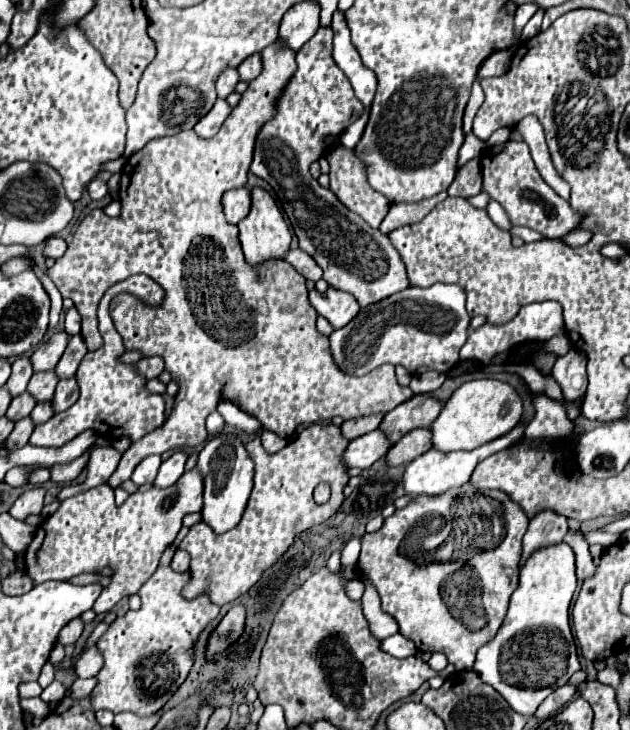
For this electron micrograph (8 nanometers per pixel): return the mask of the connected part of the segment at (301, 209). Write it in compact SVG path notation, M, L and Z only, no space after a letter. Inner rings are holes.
M321 26L315 36L297 52L297 72L293 74L291 82L287 84L283 96L279 98L279 110L277 114L261 128L259 132L259 144L255 144L257 150L257 166L251 166L251 172L265 182L271 184L275 190L293 230L299 240L299 248L313 256L313 260L323 270L323 280L337 290L349 292L355 296L359 306L375 304L391 294L397 294L409 286L407 274L403 270L403 262L397 254L397 250L387 242L387 236L379 230L367 226L357 214L351 214L337 196L329 190L319 186L319 182L309 174L309 164L319 160L323 156L323 150L327 148L323 144L323 136L327 134L341 134L353 120L359 120L365 112L363 102L359 102L353 94L353 88L347 80L347 76L341 72L341 68L333 60L333 30L331 26Z

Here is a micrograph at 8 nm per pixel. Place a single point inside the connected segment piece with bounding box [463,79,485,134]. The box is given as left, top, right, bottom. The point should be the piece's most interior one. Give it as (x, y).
(476, 100)

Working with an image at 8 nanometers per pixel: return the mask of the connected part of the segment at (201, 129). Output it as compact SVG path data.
M217 98L217 102L213 104L213 108L209 110L209 114L205 114L205 116L195 124L193 132L195 132L199 138L211 138L211 136L215 136L229 112L231 112L231 108L227 106L227 102L221 100L221 98Z

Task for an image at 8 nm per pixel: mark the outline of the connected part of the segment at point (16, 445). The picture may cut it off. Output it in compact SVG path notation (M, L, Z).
M23 418L23 420L15 422L13 432L11 432L11 434L9 434L9 438L3 442L3 444L5 444L5 450L13 452L13 450L23 448L23 446L27 444L27 440L29 440L29 436L31 436L31 432L33 432L33 428L35 428L35 426L33 426L31 418Z

